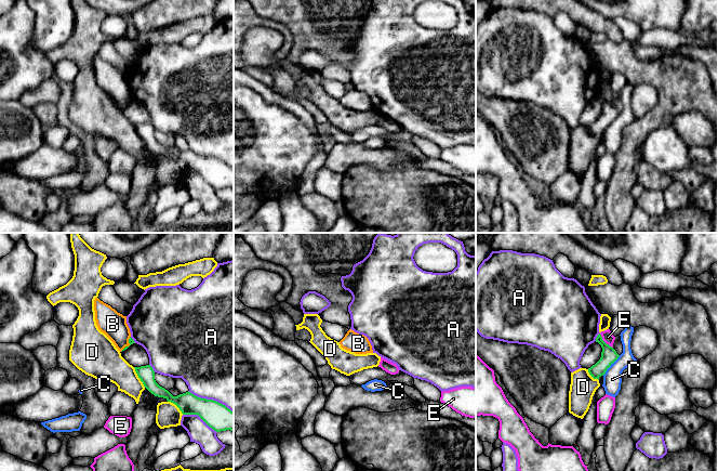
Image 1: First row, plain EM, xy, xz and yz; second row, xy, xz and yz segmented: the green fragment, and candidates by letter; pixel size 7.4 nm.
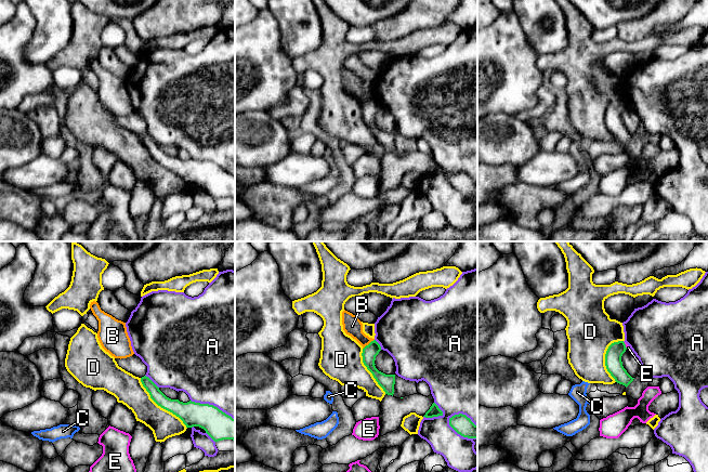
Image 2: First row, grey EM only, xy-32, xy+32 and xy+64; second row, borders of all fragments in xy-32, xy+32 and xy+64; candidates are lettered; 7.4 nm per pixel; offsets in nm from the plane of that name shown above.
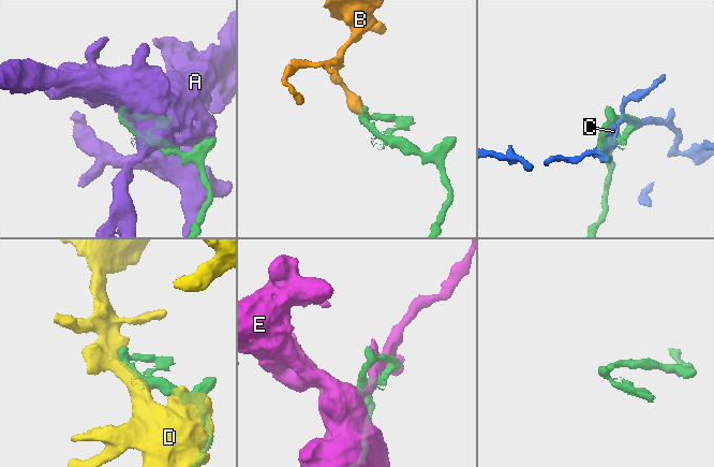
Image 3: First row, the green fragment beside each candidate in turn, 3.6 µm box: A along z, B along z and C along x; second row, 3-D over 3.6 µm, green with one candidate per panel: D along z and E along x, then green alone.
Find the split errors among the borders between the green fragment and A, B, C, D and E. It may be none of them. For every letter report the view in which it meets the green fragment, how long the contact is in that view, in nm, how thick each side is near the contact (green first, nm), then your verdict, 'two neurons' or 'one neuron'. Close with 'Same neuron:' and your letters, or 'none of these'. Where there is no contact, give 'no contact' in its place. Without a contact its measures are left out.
A: xy | 360 nm | 190/500 nm | two neurons
B: xy | 140 nm | 50/190 nm | two neurons
C: yz | 200 nm | 120/140 nm | two neurons
D: xy | 180 nm | 120/240 nm | two neurons
E: yz | 160 nm | 120/90 nm | two neurons
Same neuron: none of these

